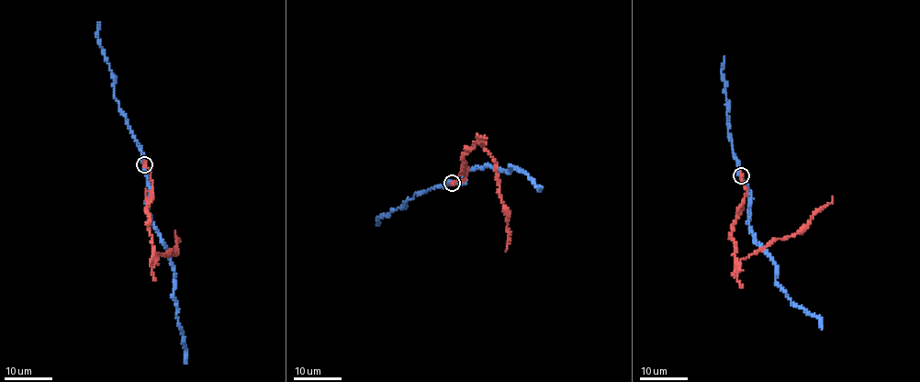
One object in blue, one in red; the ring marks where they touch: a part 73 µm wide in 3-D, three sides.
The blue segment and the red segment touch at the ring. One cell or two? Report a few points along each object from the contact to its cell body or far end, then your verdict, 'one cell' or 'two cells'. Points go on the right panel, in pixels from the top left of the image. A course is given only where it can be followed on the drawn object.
course blue (741, 174), (749, 189), (748, 224), (754, 241), (775, 264), (777, 285), (790, 301), (820, 320), (822, 328); course red (741, 174), (745, 200), (732, 230), (736, 263), (777, 239), (798, 232), (833, 196); two cells

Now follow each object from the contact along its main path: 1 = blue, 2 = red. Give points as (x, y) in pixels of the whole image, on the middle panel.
1: (452, 183), (461, 184), (469, 169), (487, 164), (508, 172), (510, 166), (518, 169), (539, 189), (543, 186)
2: (452, 183), (464, 180), (466, 165), (463, 157), (467, 148), (480, 141), (495, 163), (508, 217), (506, 252)

